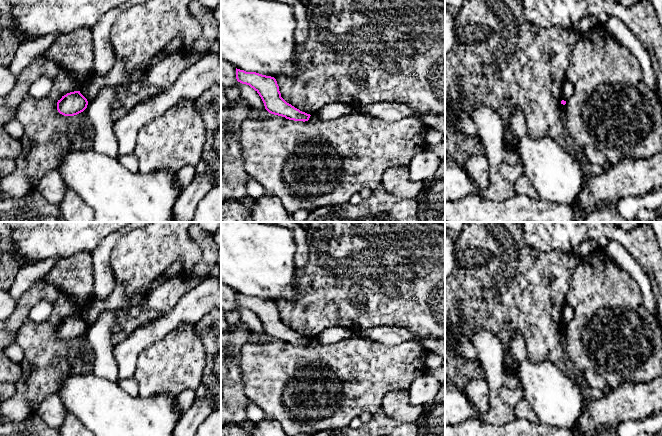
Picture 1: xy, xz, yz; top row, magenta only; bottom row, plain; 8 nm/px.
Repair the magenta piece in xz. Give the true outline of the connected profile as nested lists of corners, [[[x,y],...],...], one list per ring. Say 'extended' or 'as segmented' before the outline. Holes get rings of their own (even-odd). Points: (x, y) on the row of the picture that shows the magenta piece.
as segmented | [[[236,68],[236,79],[242,84],[249,85],[259,94],[269,113],[294,121],[309,120],[310,114],[300,111],[281,97],[279,86],[274,77]]]

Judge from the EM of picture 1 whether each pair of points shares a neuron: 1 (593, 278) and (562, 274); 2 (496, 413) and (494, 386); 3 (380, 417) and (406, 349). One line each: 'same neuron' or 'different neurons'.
1: different neurons
2: same neuron
3: different neurons

